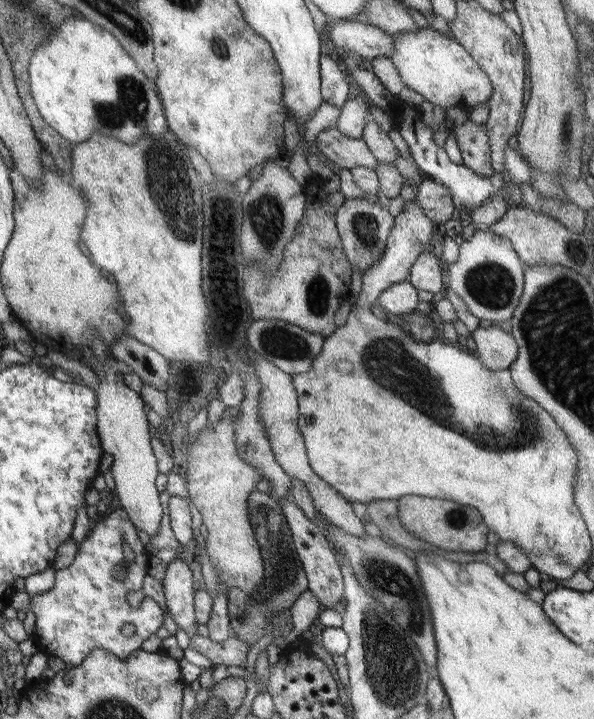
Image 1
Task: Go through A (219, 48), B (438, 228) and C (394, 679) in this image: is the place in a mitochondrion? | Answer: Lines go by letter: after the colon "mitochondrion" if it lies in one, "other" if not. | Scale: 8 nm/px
A: mitochondrion
B: other
C: mitochondrion

